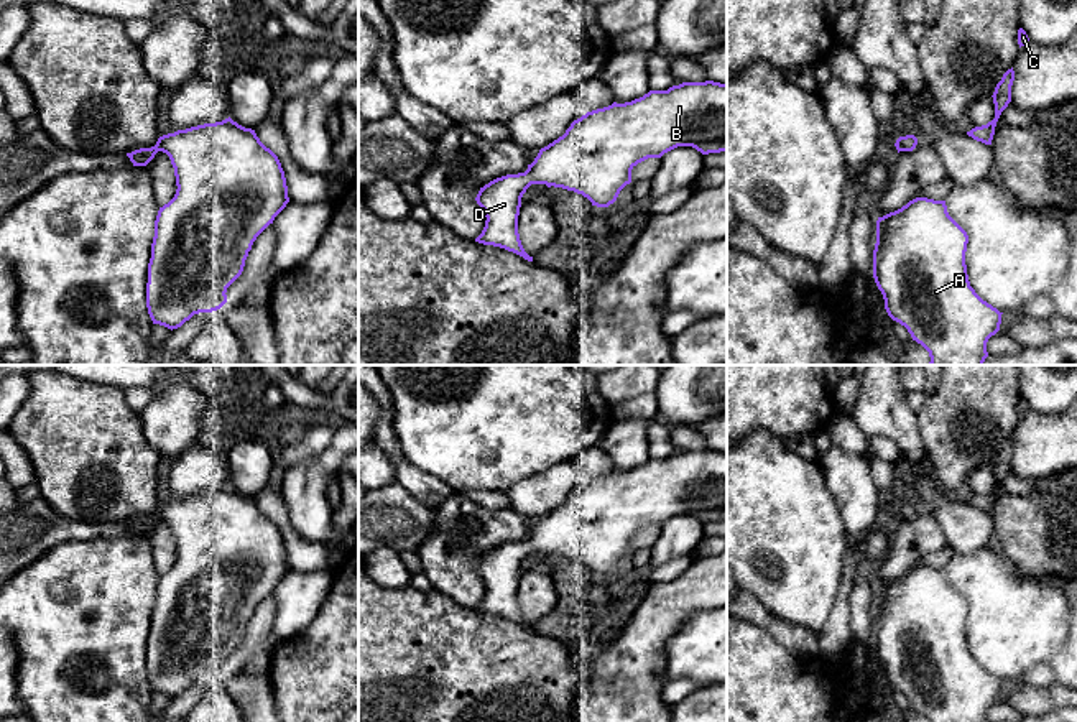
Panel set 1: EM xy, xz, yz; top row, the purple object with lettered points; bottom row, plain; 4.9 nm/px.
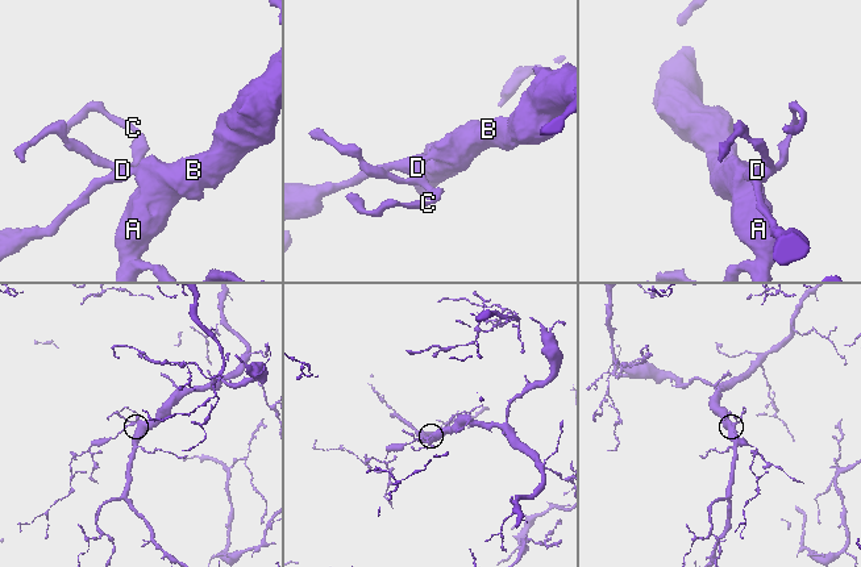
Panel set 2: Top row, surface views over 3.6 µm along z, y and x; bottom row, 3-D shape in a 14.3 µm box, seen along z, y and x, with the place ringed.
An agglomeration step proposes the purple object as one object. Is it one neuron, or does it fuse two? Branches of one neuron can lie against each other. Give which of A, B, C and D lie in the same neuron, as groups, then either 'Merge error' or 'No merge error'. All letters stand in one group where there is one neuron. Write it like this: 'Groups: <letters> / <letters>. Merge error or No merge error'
Groups: A B C D. No merge error

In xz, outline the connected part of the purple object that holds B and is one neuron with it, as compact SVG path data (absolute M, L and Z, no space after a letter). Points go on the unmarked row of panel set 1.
M682 451L668 459L649 459L631 470L613 470L574 488L562 505L539 518L525 541L502 544L480 556L475 569L487 589L475 610L505 617L533 630L518 602L521 566L531 553L574 559L592 574L608 576L631 551L631 538L638 531L661 526L677 515L692 515L702 523L727 520L727 452Z

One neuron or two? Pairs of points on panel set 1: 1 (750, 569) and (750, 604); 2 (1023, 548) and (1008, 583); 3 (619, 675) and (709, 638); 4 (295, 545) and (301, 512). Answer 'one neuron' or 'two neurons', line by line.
1: two neurons
2: two neurons
3: two neurons
4: two neurons

